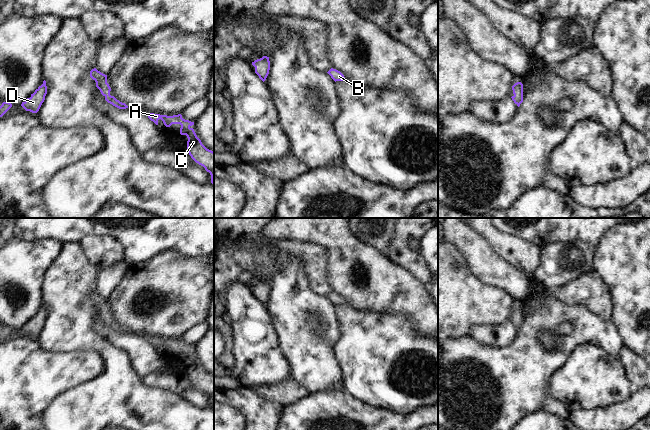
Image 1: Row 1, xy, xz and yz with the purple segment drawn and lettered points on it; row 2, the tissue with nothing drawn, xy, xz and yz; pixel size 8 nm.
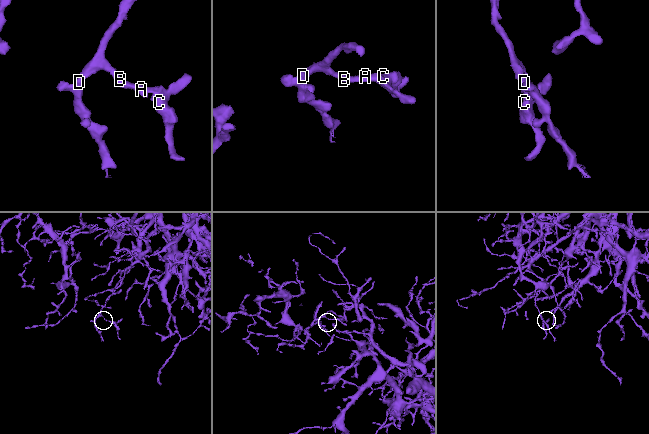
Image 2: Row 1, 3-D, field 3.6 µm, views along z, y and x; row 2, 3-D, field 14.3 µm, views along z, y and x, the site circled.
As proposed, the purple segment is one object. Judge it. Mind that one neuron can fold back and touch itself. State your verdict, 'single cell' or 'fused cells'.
single cell

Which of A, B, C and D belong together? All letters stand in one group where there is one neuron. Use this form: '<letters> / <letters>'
A B C D

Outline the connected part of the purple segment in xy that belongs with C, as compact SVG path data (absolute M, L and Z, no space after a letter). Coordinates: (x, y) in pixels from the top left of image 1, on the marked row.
M137 111L146 114L156 125L158 125L159 119L163 121L166 127L170 127L172 124L180 124L180 134L186 135L188 138L187 149L189 155L196 163L203 166L205 170L210 173L211 183L214 184L214 152L207 149L197 137L194 129L191 127L194 125L194 122L183 119L181 114L167 116Z

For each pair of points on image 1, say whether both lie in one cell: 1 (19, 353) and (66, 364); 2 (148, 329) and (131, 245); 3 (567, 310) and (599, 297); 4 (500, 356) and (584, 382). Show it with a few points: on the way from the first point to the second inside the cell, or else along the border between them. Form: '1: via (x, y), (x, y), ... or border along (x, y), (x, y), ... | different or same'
1: via (31, 364), (54, 364) | same
2: border along (157, 255), (128, 266) | different
3: border along (558, 298), (567, 303), (580, 304), (600, 318) | different
4: border along (569, 355), (551, 377), (551, 396) | different

